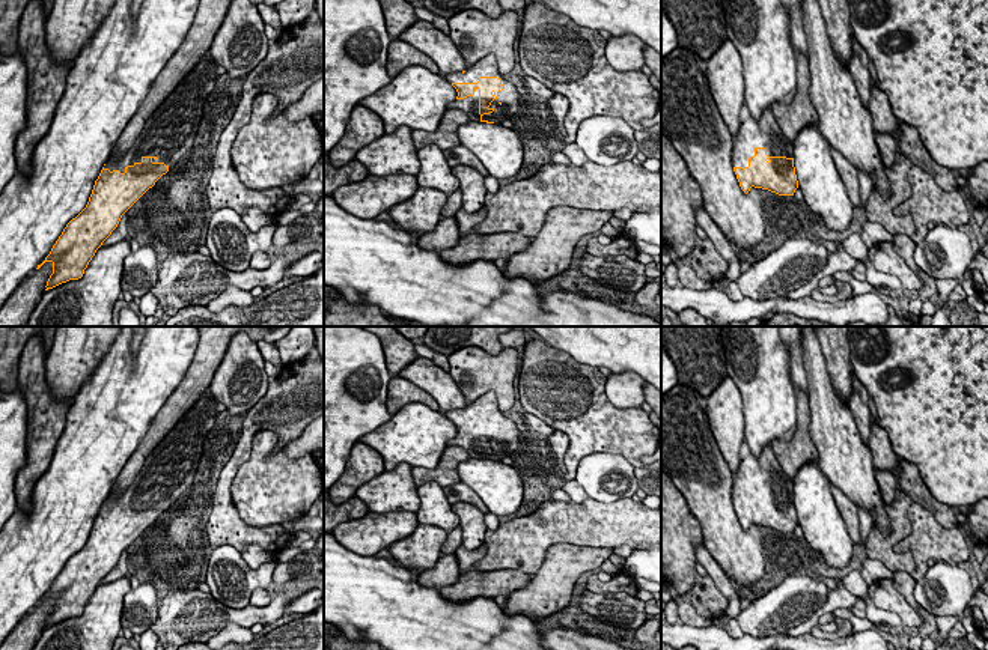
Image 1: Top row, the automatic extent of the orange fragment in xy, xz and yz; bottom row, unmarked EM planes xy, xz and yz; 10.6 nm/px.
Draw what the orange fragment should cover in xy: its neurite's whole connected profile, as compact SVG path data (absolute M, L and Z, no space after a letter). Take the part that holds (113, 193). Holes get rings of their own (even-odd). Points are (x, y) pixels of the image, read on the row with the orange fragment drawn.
M205 53L145 122L133 146L108 158L86 208L66 224L36 268L53 263L45 290L81 278L122 215L191 149L203 105L220 78L217 68L211 53Z

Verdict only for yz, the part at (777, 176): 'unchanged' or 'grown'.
grown

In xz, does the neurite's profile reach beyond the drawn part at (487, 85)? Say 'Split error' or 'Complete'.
Split error

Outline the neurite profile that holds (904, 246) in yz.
M904 233L893 235L892 242L895 251L904 257L910 268L919 268L917 263L914 262L916 242L908 235Z

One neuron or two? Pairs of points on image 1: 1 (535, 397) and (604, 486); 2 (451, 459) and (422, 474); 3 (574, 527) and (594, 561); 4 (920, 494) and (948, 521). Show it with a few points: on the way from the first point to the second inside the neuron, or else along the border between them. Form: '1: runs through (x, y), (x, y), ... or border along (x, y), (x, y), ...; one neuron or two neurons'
1: border along (618, 453), (586, 455), (579, 462), (574, 479); two neurons
2: runs through (443, 467), (436, 474), (429, 474); one neuron
3: border along (551, 545), (576, 543), (612, 549); two neurons
4: runs through (928, 500), (942, 513); one neuron

